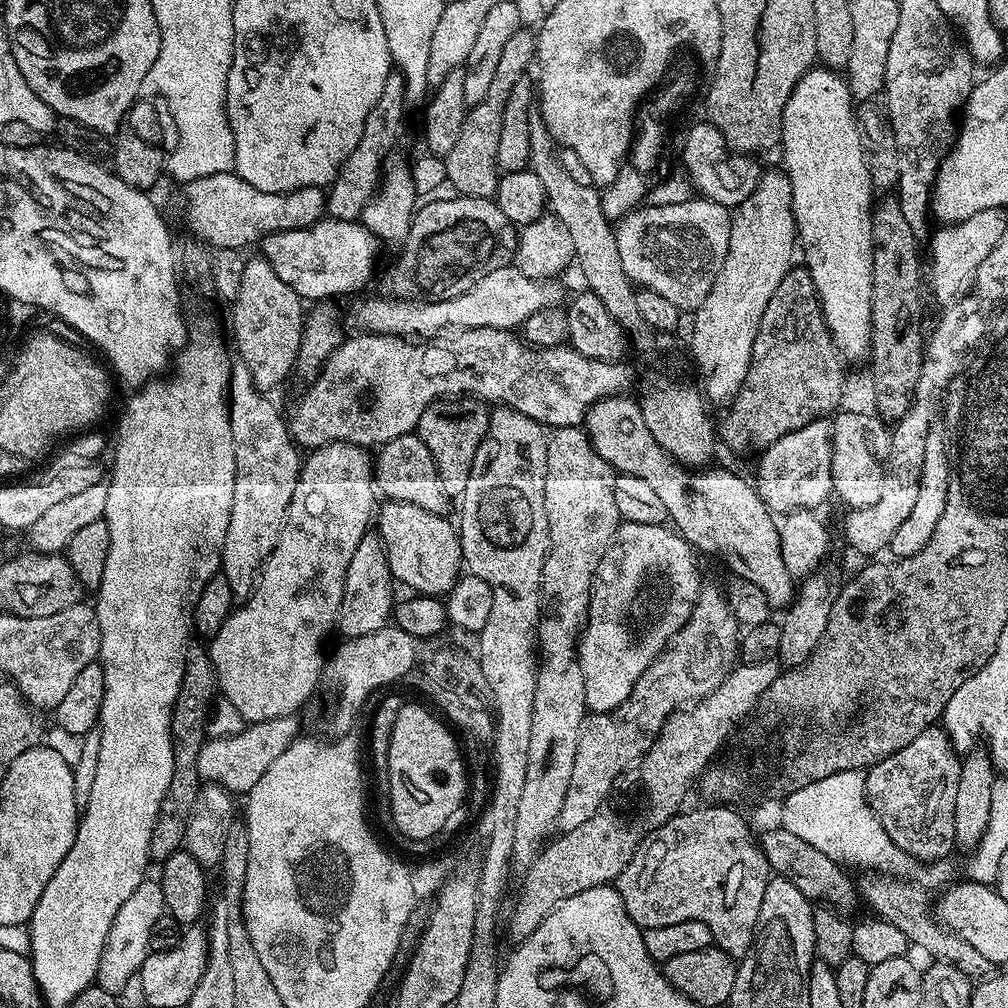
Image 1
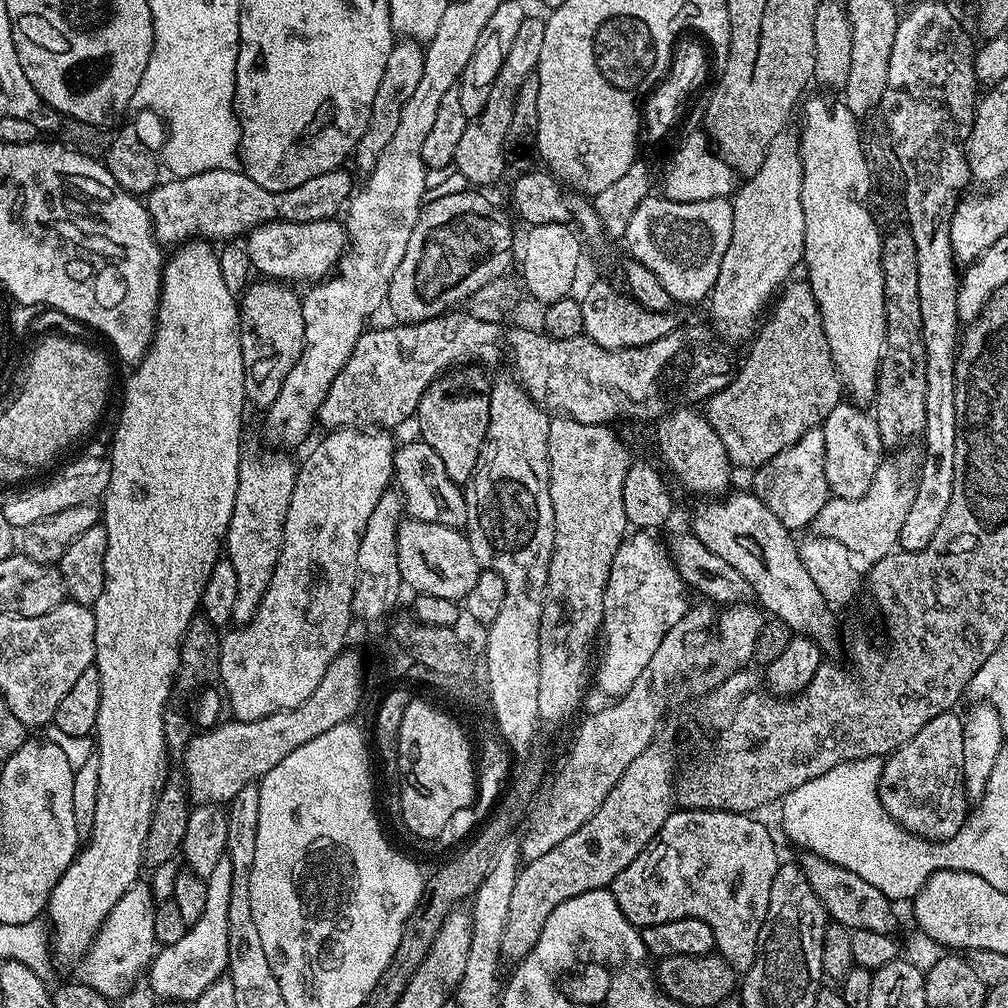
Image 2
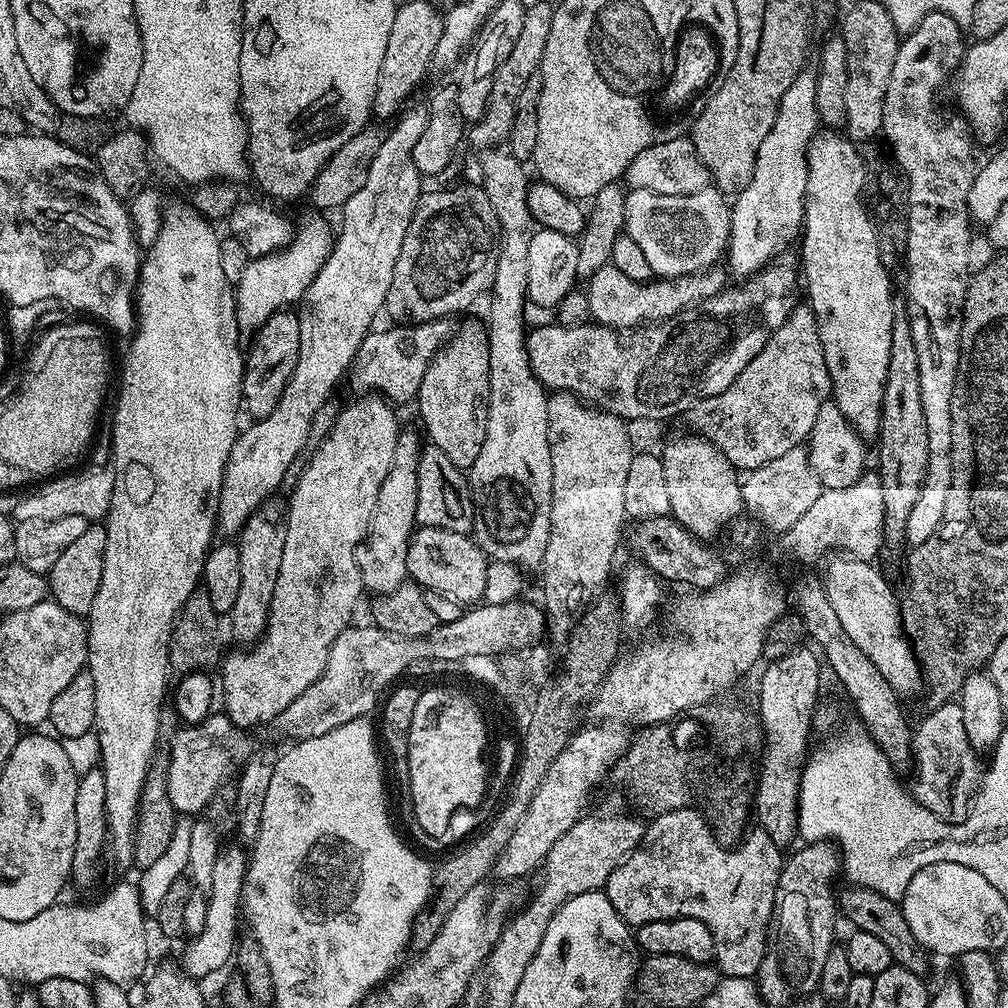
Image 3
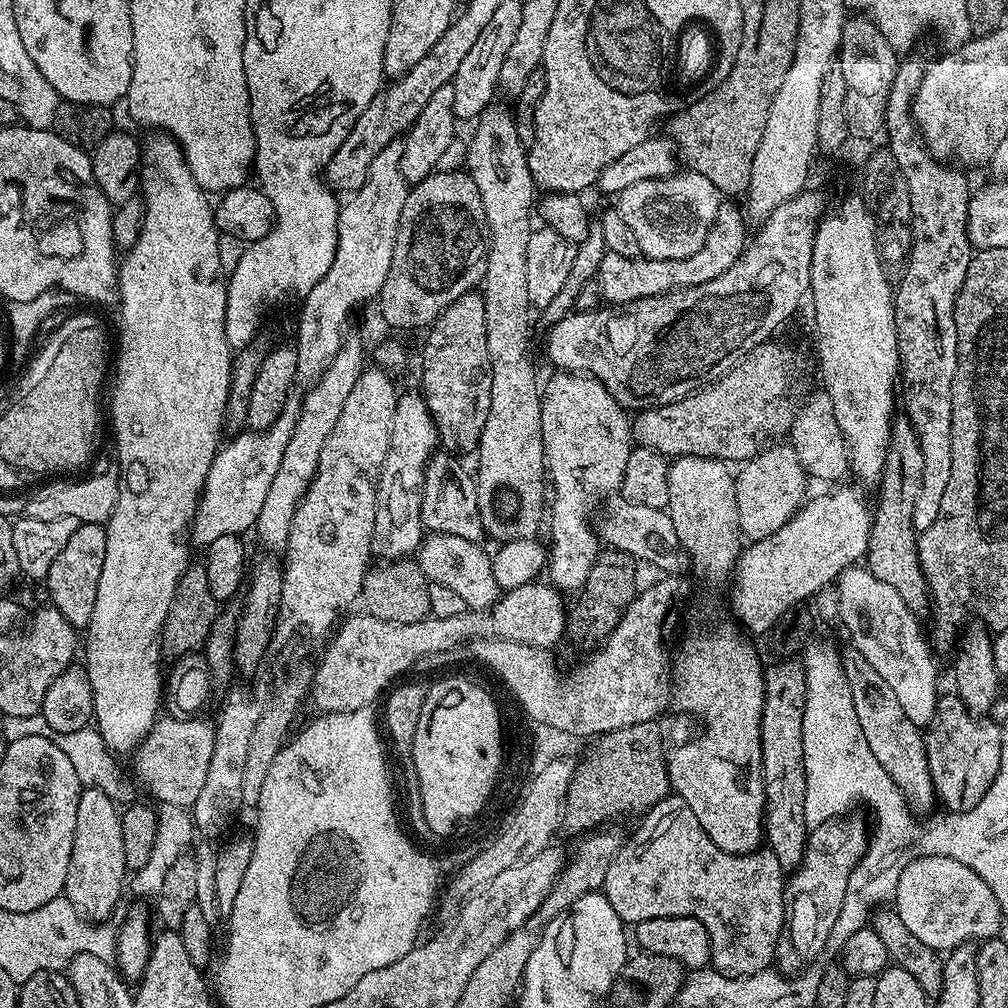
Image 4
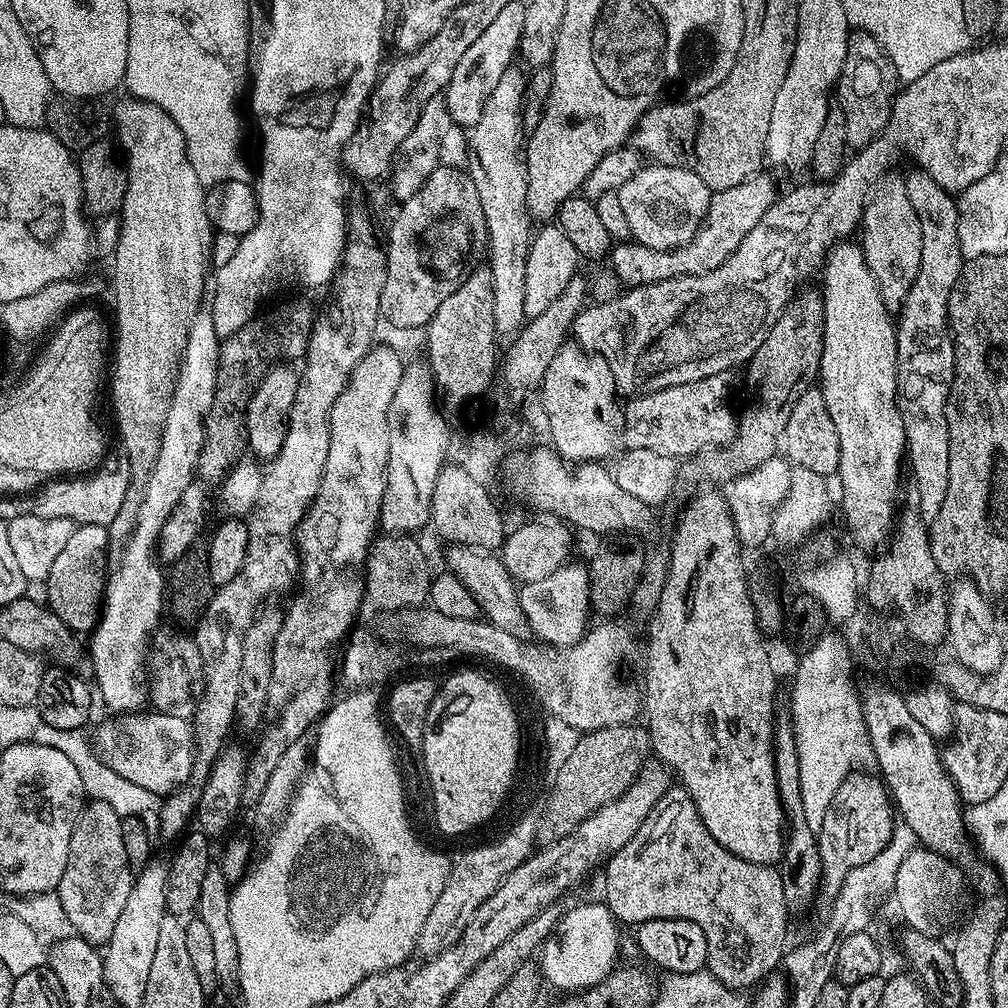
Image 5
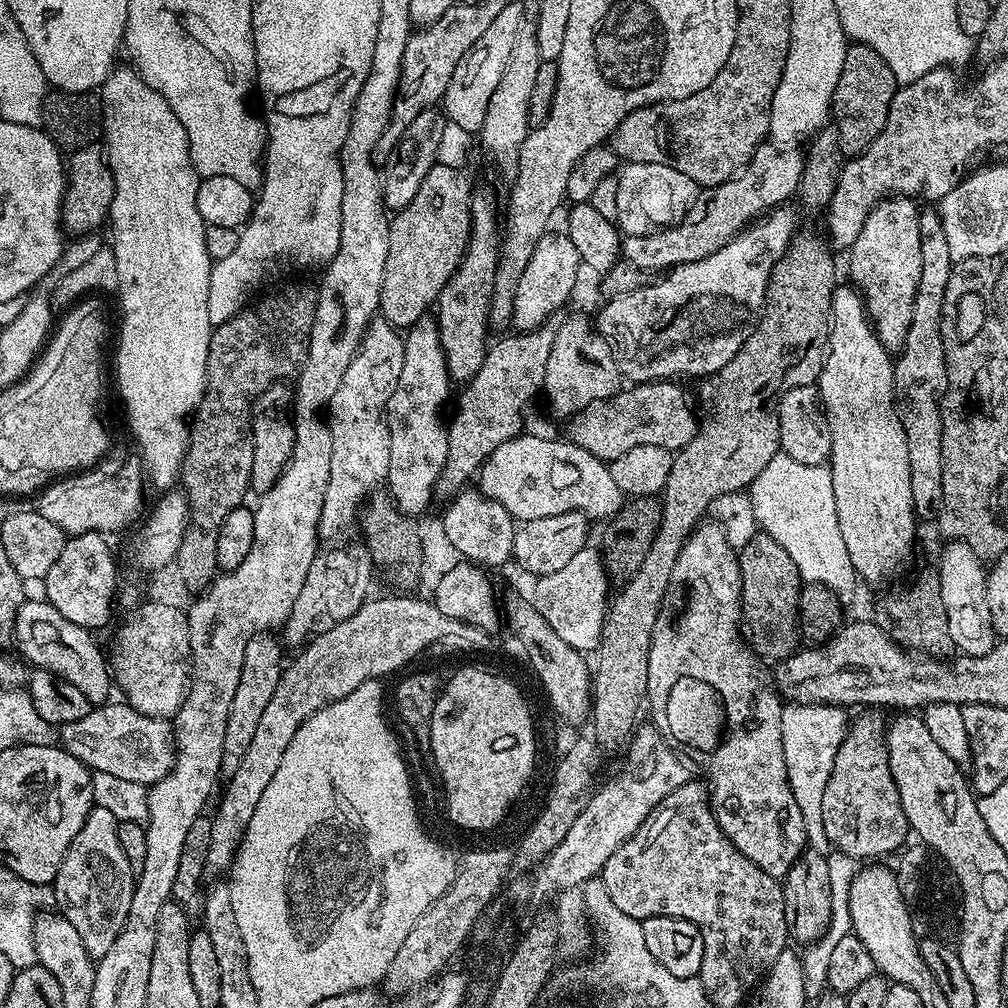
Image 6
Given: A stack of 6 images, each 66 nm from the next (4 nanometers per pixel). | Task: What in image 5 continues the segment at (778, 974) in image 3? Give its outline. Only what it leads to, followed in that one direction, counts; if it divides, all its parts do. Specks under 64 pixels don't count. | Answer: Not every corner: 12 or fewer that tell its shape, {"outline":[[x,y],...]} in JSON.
{"outline":[[879,775],[838,784],[816,833],[819,895],[890,842],[898,823]]}

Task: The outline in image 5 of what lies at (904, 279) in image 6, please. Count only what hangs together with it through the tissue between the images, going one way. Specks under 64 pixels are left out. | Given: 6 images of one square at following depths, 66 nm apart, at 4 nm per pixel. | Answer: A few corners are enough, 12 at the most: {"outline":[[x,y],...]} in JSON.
{"outline":[[905,177],[872,189],[862,221],[866,266],[889,310],[922,262],[922,226]]}

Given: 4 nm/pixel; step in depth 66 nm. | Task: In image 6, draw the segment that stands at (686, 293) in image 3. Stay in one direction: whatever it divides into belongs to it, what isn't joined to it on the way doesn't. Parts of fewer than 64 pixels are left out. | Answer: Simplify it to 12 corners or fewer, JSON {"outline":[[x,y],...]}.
{"outline":[[761,144],[675,226],[624,236],[660,274],[714,254],[797,195],[804,156]]}

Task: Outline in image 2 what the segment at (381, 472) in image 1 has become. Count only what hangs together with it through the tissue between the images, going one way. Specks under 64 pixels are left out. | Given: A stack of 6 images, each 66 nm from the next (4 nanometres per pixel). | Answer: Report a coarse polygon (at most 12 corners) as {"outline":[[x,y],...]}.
{"outline":[[425,440],[392,454],[411,519],[463,529],[461,485]]}

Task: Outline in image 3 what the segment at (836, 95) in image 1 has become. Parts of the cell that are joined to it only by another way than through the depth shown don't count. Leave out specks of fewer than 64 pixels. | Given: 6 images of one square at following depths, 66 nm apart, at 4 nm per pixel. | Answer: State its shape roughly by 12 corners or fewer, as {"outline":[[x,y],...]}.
{"outline":[[836,130],[808,147],[800,256],[832,383],[880,435],[892,280]]}

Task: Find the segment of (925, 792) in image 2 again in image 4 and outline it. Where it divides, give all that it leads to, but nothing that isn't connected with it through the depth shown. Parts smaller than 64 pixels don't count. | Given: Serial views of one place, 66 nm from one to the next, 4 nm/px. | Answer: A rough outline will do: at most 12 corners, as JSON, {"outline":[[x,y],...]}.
{"outline":[[955,694],[924,746],[939,803],[969,812],[1002,762],[1000,724]]}

